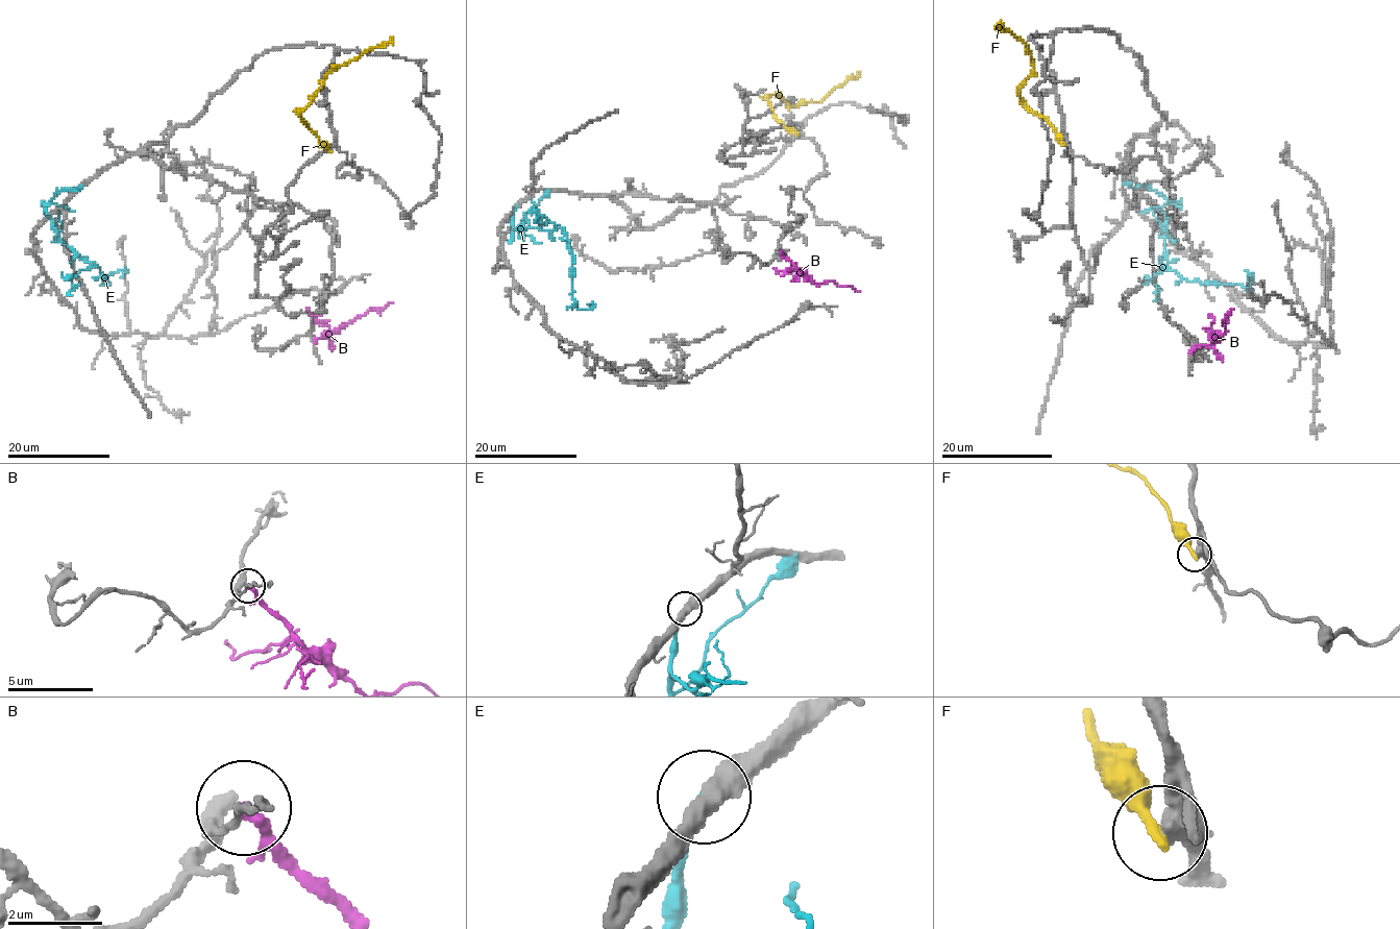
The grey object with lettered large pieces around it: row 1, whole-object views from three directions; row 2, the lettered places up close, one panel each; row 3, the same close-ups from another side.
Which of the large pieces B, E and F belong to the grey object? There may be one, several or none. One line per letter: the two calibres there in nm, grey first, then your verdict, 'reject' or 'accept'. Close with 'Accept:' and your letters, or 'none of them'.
B: calibres 110 and 260 nm; reject
E: calibres 420 and 240 nm; reject
F: calibres 480 and 280 nm; reject
Accept: none of them

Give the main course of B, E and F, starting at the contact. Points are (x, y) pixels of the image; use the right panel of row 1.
B: (1189, 352), (1197, 346), (1207, 345), (1226, 331), (1222, 322), (1234, 308)
E: (1141, 213), (1159, 209), (1164, 217), (1164, 265), (1169, 269), (1201, 283), (1247, 286), (1252, 273), (1248, 282)
F: (1063, 144), (1054, 127), (1036, 116), (1020, 95), (1033, 62), (1026, 45), (999, 25), (996, 29)

